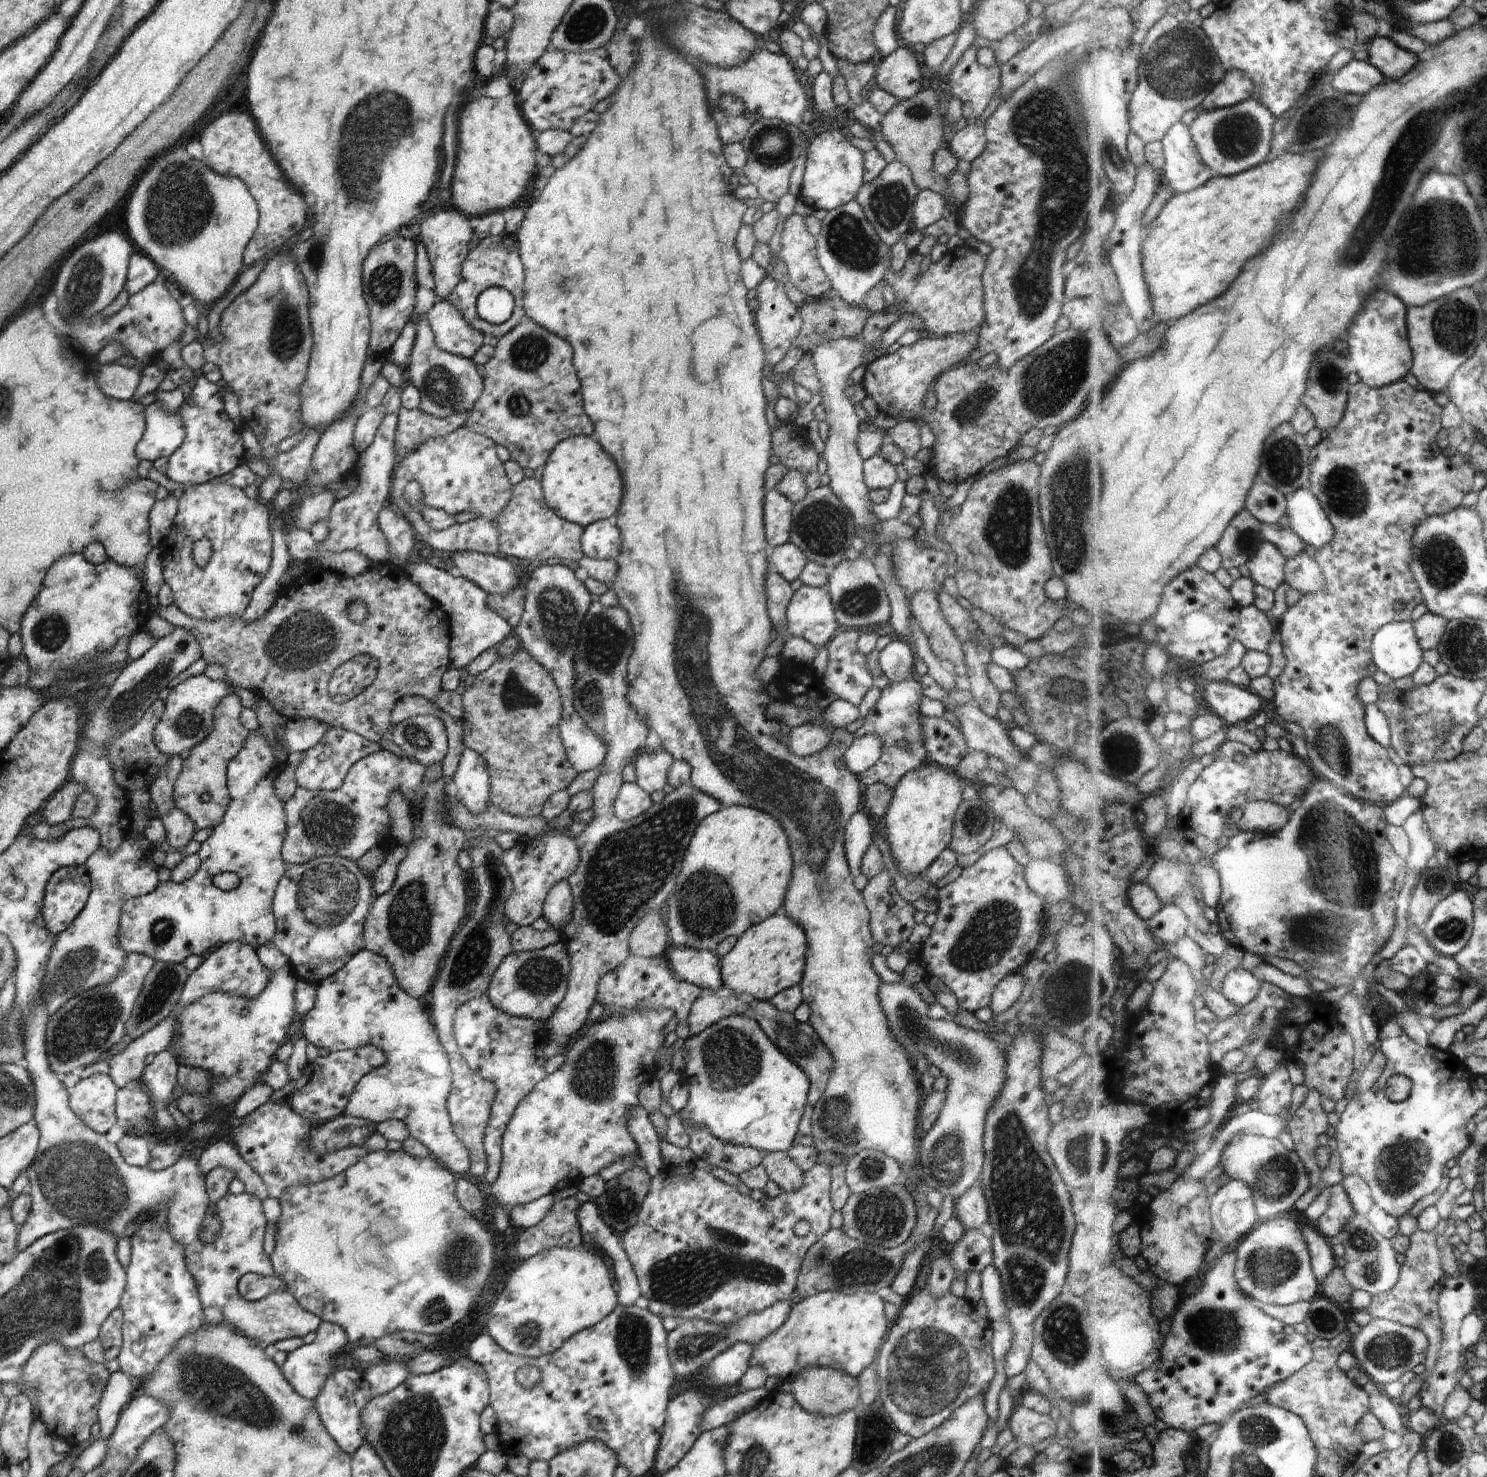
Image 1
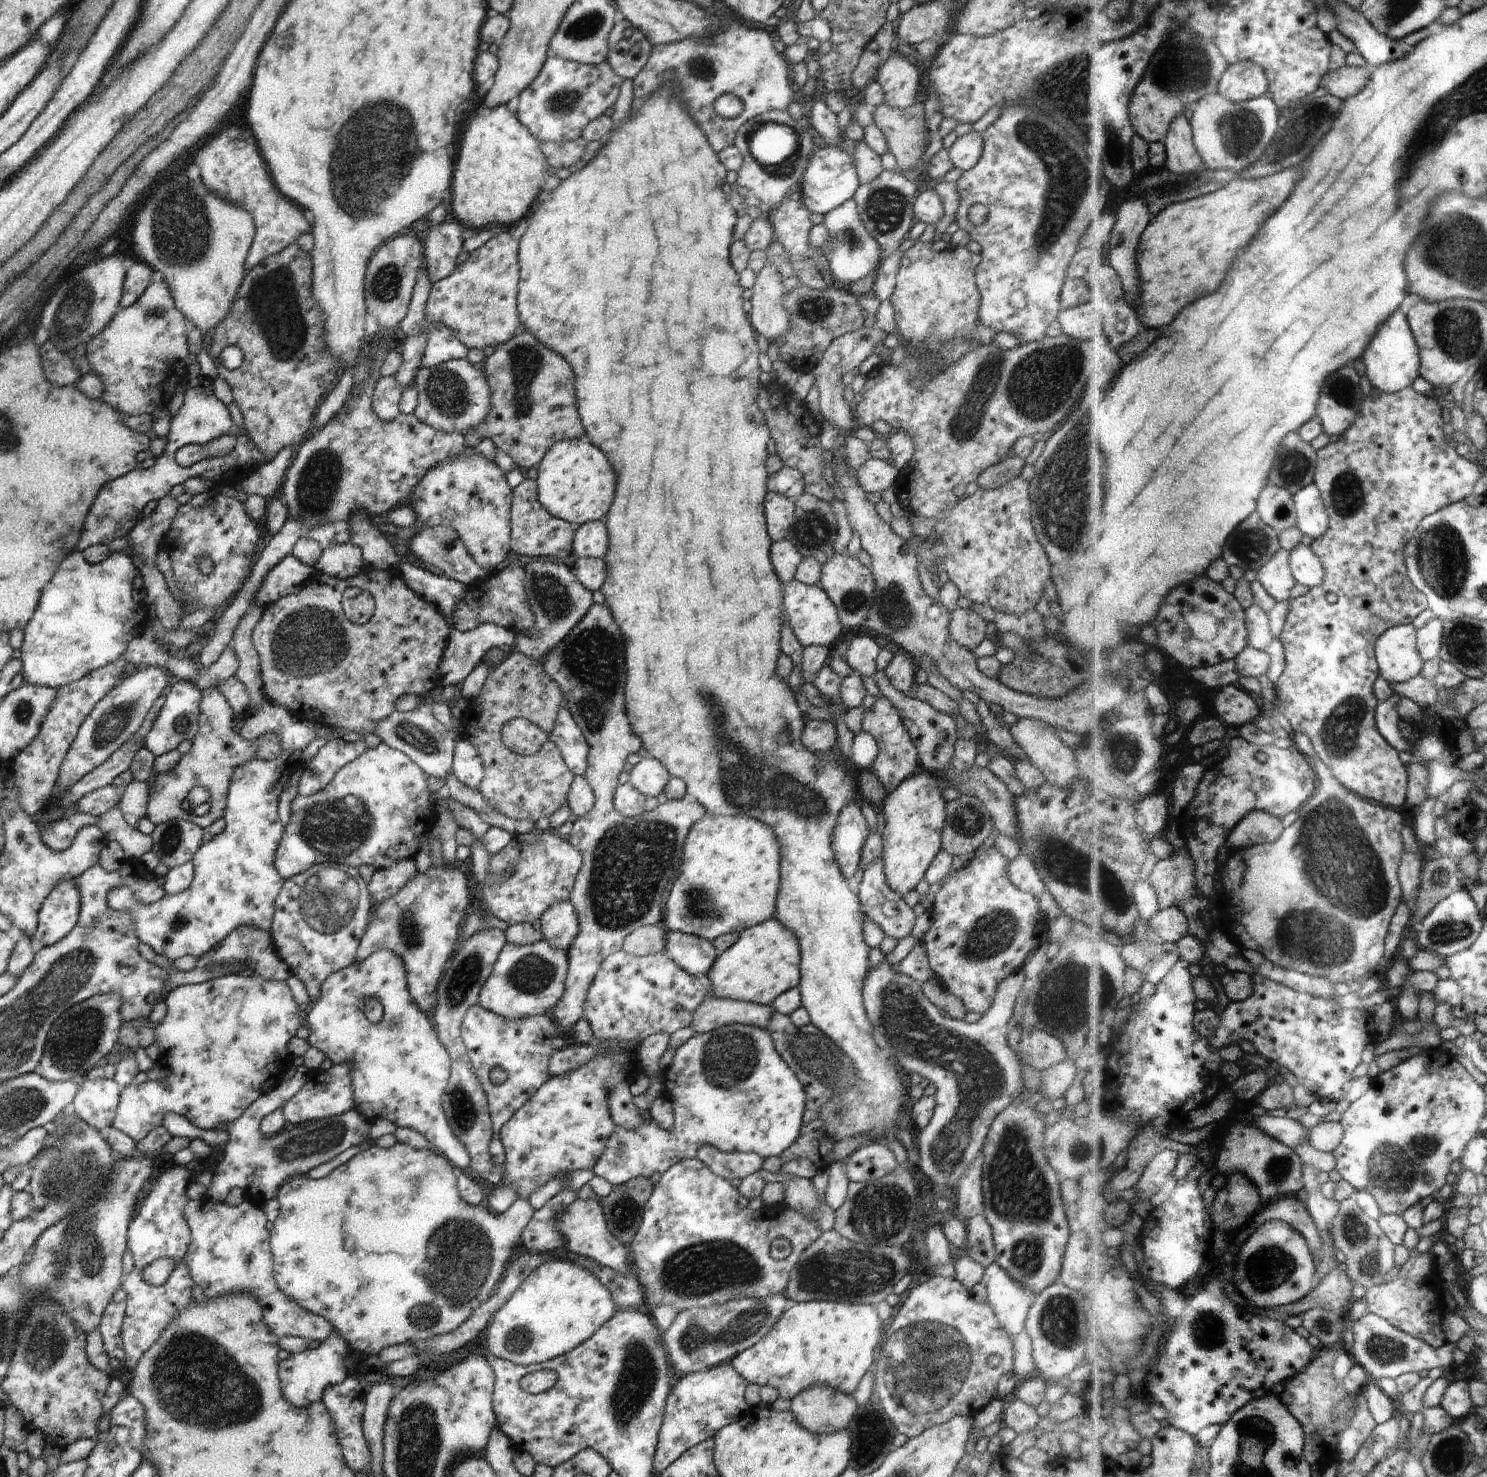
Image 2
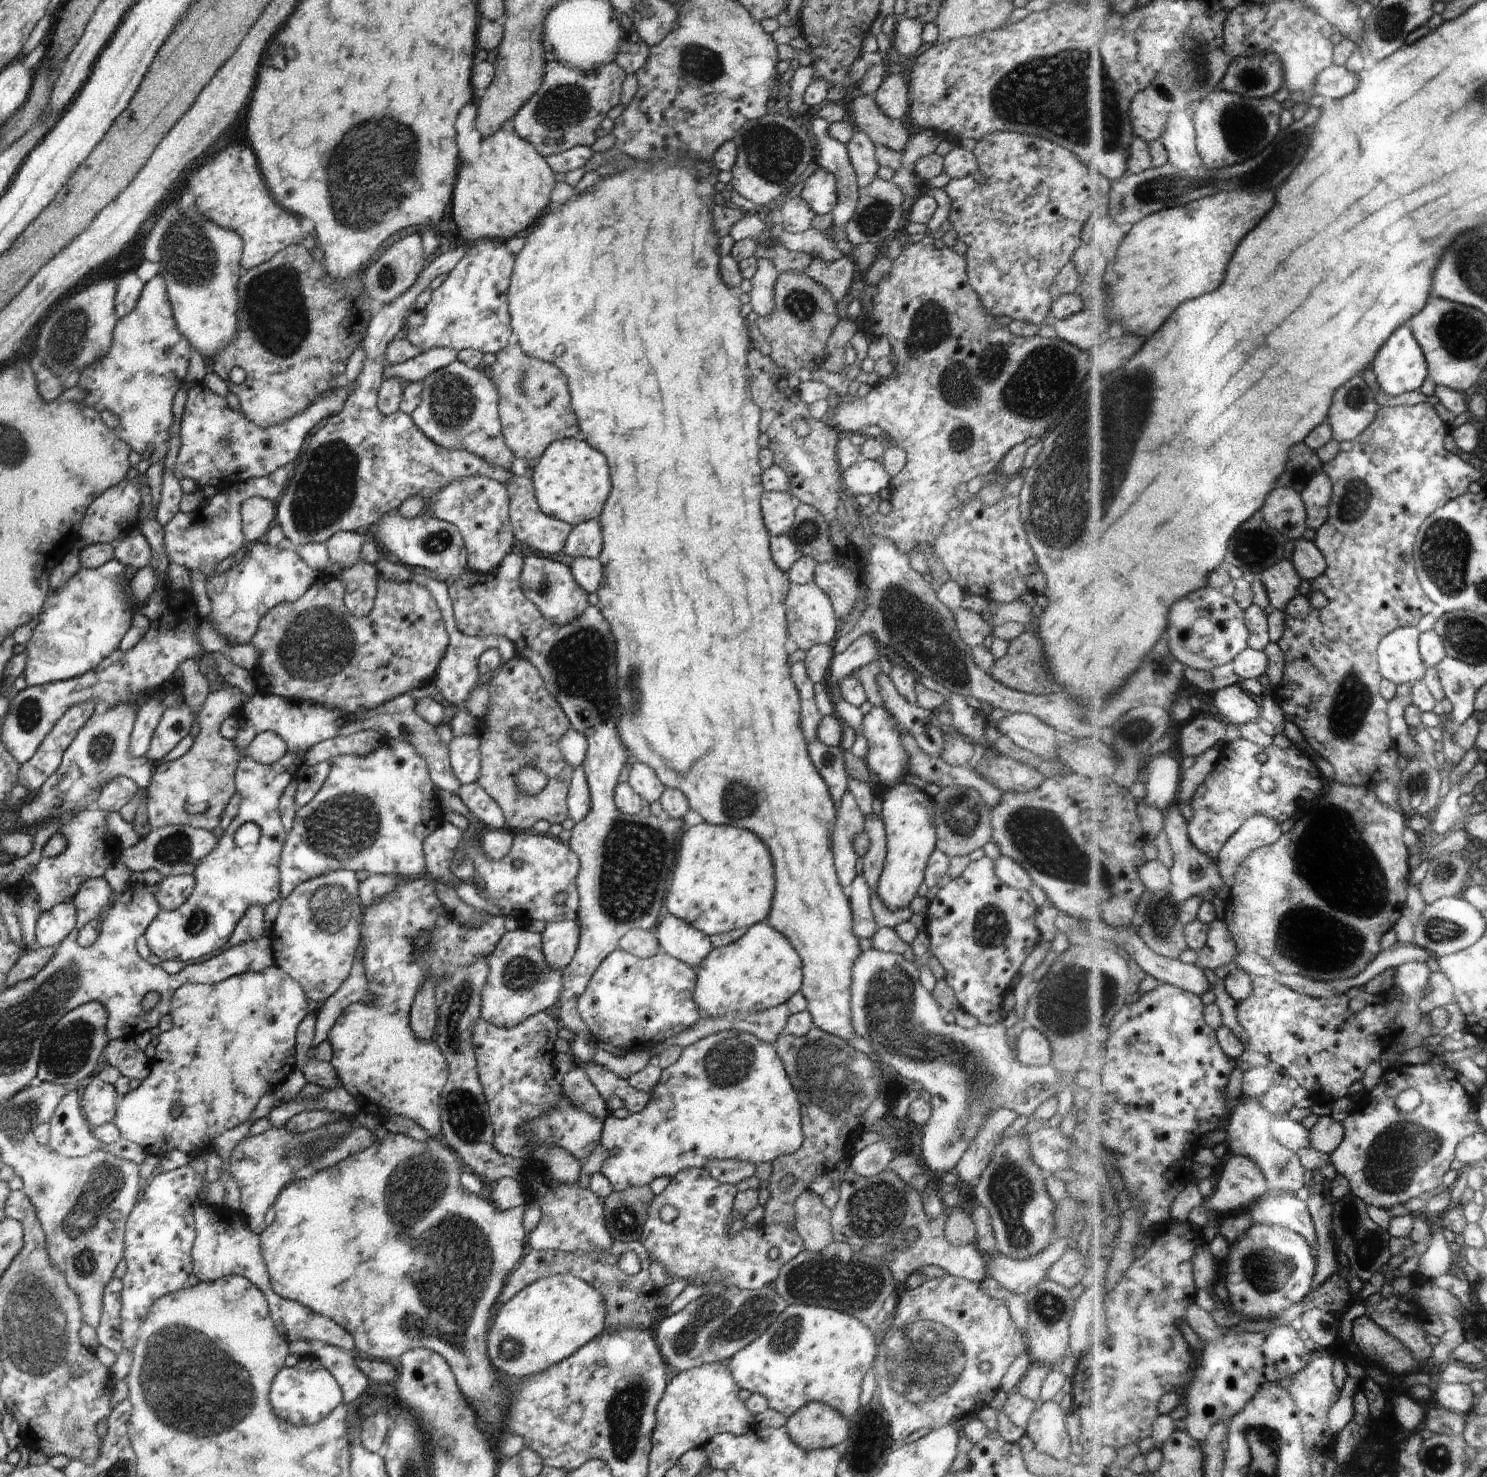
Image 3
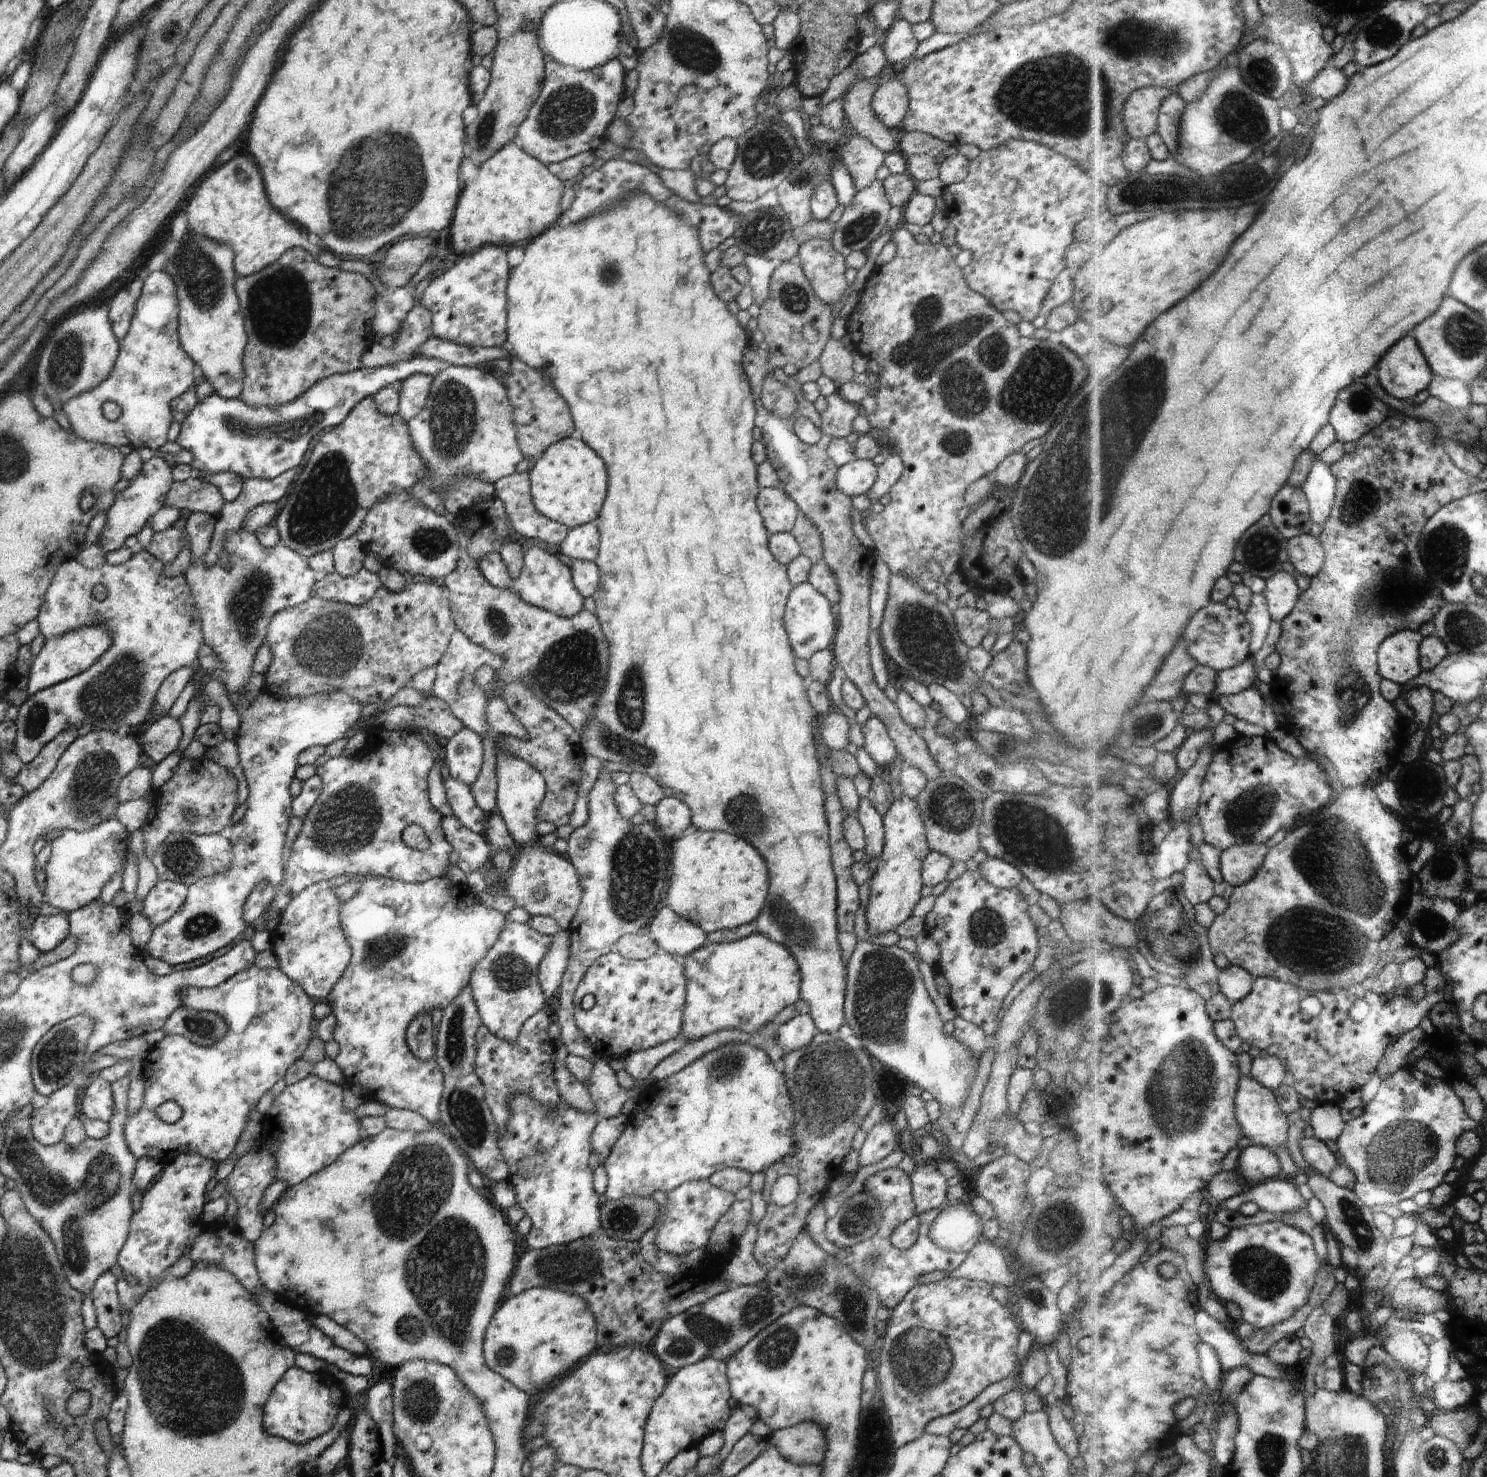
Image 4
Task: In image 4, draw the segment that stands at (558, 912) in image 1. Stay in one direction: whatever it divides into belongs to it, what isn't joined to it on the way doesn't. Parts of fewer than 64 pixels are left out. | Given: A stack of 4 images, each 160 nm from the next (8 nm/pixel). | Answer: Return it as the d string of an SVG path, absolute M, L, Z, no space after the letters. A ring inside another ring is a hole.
M558 931L553 935L549 951L539 964L539 985L547 999L557 994L562 976L566 972L570 945L569 933Z

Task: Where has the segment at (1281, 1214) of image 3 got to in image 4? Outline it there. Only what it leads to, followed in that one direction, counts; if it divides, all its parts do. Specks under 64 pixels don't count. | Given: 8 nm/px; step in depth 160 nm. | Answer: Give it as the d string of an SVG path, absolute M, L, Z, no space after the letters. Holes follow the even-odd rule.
M1280 1176L1253 1186L1254 1190L1238 1194L1226 1200L1226 1206L1237 1210L1243 1203L1254 1202L1259 1209L1274 1214L1293 1213L1307 1207L1307 1201L1300 1194L1294 1180Z

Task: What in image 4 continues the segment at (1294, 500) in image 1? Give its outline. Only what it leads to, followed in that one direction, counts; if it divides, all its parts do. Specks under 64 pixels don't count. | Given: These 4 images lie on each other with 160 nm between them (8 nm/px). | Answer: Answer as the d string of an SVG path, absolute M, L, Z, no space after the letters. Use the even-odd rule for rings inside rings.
M1320 457L1303 489L1311 504L1313 524L1326 528L1337 501L1338 475L1333 464Z

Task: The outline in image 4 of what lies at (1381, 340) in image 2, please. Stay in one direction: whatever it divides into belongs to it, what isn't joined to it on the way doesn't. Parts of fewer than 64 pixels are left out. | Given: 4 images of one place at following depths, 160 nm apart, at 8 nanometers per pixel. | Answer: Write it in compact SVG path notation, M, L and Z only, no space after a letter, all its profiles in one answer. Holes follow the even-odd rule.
M1408 336L1392 348L1382 360L1379 374L1385 390L1407 402L1429 390L1436 375L1416 336Z

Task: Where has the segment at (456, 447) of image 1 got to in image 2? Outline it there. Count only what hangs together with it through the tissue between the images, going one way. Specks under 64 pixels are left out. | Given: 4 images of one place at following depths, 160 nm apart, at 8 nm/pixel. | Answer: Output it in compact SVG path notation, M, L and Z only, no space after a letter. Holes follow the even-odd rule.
M466 447L458 457L449 457L444 462L434 465L424 478L413 488L409 505L414 506L417 518L424 527L452 527L467 548L467 552L483 569L496 570L510 552L510 511L513 488L507 483L506 472L487 457L475 454L474 448Z

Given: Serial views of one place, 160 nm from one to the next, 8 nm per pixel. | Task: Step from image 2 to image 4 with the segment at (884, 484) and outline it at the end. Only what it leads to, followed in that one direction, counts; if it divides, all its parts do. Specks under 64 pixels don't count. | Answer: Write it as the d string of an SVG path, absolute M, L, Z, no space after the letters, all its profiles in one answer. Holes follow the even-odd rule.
M856 459L839 467L836 484L848 496L864 495L877 479L877 466L870 459Z

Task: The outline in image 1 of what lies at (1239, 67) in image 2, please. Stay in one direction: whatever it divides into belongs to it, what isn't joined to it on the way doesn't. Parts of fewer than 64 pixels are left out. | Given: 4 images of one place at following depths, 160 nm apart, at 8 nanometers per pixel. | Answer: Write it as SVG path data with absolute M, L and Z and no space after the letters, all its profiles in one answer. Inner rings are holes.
M1227 71L1222 82L1206 97L1203 109L1223 109L1236 106L1255 96L1256 83L1244 71Z

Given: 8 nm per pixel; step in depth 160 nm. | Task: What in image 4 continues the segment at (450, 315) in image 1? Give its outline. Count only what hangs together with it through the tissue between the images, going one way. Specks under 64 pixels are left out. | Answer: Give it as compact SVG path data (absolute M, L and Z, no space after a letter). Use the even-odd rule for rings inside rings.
M422 356L409 361L382 365L378 368L362 367L352 372L336 373L324 380L319 380L296 400L273 407L254 408L248 406L239 398L224 399L213 393L204 401L198 402L190 415L181 422L181 433L178 435L176 442L195 456L192 464L190 464L195 477L197 477L196 475L205 476L218 472L234 472L243 479L273 479L287 470L300 466L300 462L304 460L304 454L306 454L306 450L308 450L308 446L310 446L310 442L312 442L316 433L340 425L361 400L374 396L388 384L406 381L414 375L435 377L448 367L449 364L440 359Z

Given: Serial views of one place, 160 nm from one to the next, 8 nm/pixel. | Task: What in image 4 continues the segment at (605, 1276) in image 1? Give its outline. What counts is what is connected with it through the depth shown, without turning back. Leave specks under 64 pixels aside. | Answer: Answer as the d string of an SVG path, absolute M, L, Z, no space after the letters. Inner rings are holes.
M534 1287L502 1301L487 1326L483 1355L488 1368L530 1396L551 1386L596 1352L596 1329L583 1298L558 1288Z

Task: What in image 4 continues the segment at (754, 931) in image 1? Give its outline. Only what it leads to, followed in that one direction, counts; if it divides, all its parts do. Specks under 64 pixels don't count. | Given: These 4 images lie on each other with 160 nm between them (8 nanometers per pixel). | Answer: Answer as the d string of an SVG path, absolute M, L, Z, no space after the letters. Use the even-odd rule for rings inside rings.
M760 933L729 943L706 942L680 962L687 980L680 1036L688 1041L730 1028L755 1037L783 1008L801 998L801 972L792 953Z

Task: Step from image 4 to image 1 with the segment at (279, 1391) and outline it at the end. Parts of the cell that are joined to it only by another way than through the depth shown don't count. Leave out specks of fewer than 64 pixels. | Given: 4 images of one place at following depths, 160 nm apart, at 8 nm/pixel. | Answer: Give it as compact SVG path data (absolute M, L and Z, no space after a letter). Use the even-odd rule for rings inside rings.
M321 1321L317 1330L316 1339L307 1345L287 1353L285 1362L279 1368L284 1378L290 1383L290 1386L305 1399L315 1400L320 1394L321 1388L325 1385L325 1380L332 1373L337 1371L333 1360L336 1359L343 1351L350 1347L347 1334L334 1323Z

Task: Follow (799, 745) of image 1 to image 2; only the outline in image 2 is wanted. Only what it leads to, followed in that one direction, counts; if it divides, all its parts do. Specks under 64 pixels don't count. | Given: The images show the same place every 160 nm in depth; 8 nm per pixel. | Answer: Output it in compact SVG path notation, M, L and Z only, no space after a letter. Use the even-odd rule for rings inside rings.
M810 719L801 734L802 744L813 753L830 752L837 744L837 730L830 721Z

